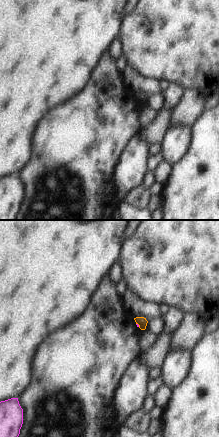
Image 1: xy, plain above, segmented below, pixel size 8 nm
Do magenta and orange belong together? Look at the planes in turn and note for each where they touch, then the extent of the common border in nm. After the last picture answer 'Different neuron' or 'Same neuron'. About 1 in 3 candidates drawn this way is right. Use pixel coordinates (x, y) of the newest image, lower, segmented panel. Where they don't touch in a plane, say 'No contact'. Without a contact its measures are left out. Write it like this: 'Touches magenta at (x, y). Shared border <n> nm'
Touches magenta at (138, 325). Shared border 40 nm.

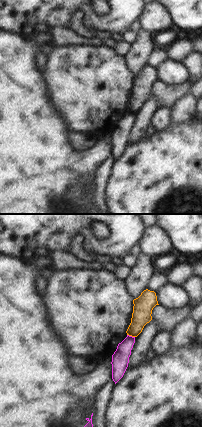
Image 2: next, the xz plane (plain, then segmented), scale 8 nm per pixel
Touches magenta at (131, 336). Shared border 70 nm.

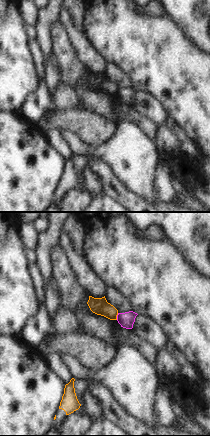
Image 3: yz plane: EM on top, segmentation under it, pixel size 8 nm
Touches magenta at (117, 316). Shared border 60 nm.

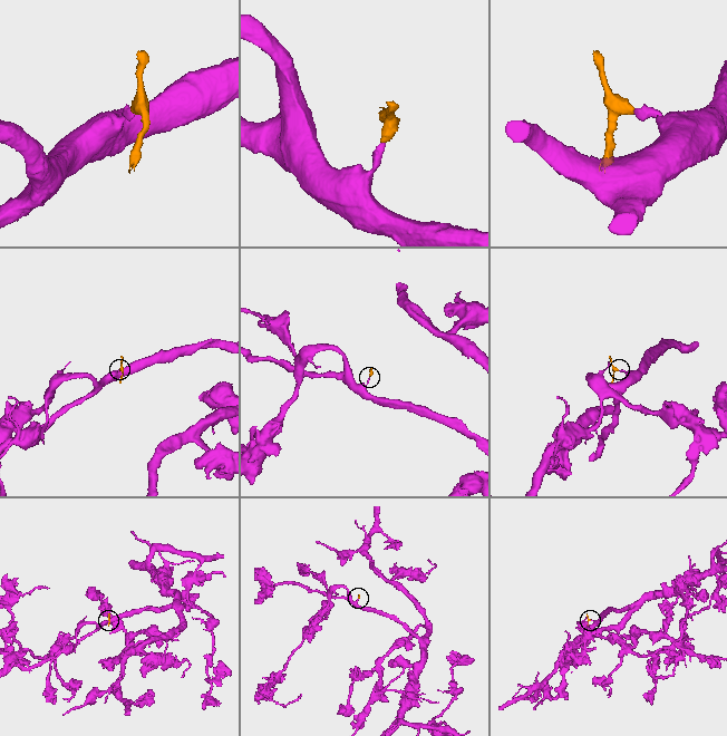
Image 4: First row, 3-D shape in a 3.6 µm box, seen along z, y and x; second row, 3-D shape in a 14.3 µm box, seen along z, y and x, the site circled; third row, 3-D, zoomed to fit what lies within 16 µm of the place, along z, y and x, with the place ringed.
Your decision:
Different neuron.

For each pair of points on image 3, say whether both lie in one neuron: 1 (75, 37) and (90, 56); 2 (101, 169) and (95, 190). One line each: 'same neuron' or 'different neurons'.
1: same neuron
2: different neurons

